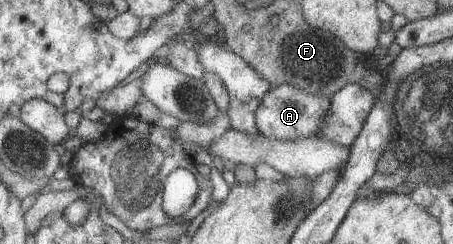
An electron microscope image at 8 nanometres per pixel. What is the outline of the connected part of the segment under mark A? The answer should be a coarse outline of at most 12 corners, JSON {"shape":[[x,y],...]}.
{"shape":[[291,84],[271,88],[256,111],[271,140],[319,138],[332,98]]}

